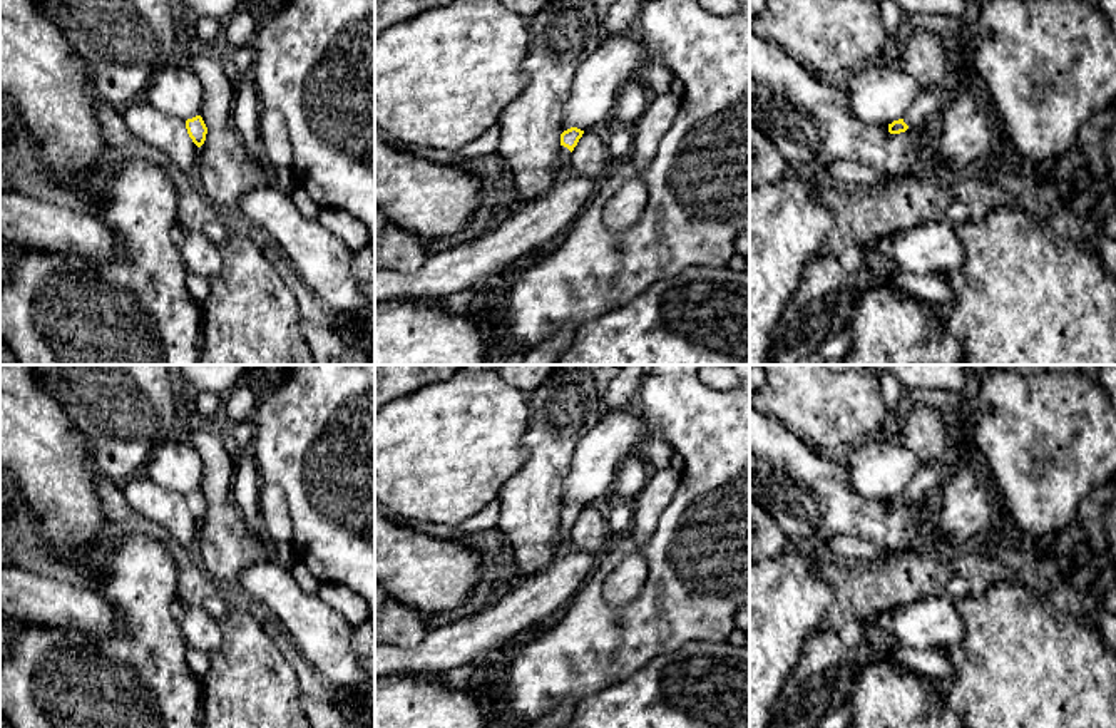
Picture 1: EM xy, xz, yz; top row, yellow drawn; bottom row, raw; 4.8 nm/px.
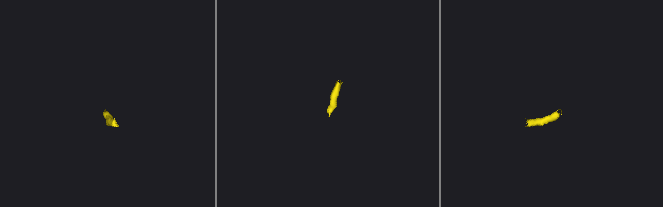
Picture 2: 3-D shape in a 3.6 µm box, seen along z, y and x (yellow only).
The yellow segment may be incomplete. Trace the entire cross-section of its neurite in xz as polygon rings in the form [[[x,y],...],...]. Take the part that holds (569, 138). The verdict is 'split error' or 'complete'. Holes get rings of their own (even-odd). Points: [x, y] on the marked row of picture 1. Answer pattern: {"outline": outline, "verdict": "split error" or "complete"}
{"outline": [[[571,127],[561,134],[561,151],[559,151],[559,157],[557,157],[557,169],[561,172],[564,172],[564,174],[567,172],[571,152],[577,146],[582,134],[584,134],[584,131],[581,131],[577,127]]], "verdict": "split error"}

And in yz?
{"outline": [[[940,82],[930,90],[924,92],[909,112],[888,124],[890,134],[905,132],[909,127],[924,127],[927,124],[937,122],[945,104],[954,97],[950,82]]], "verdict": "split error"}

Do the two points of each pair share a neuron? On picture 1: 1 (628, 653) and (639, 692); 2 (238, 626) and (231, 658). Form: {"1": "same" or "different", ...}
{"1": "different", "2": "same"}

